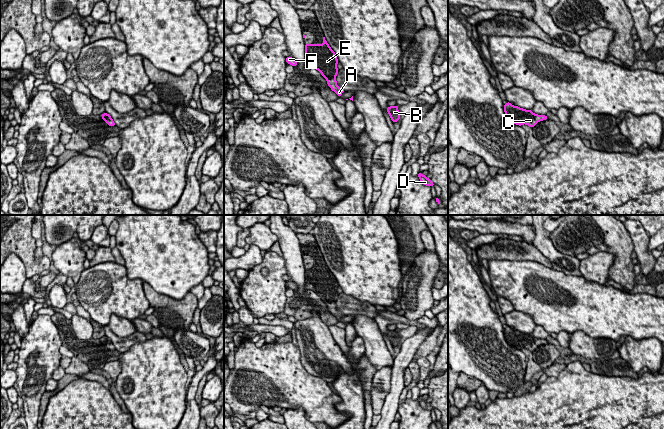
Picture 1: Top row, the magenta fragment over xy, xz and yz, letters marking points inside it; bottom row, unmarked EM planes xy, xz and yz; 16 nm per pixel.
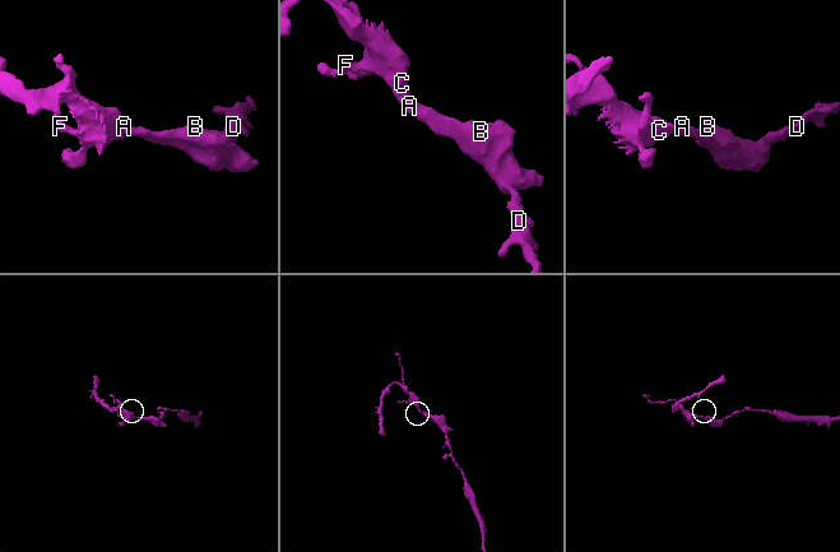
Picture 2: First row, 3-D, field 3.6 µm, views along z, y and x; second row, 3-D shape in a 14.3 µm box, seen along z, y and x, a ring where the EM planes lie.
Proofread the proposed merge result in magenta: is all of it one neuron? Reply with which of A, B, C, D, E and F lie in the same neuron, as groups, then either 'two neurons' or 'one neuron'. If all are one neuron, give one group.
A B C D E F; one neuron

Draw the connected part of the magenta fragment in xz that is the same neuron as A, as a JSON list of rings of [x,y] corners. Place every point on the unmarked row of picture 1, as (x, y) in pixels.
[[[323,261],[322,268],[305,268],[306,289],[314,291],[326,303],[328,310],[338,321],[345,316],[337,310],[336,300],[338,299],[338,283],[335,276]]]

